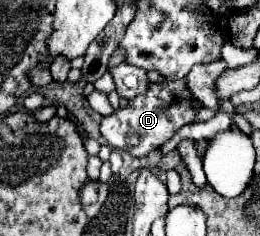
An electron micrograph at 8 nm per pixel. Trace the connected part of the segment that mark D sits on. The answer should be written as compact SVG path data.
M163 78L161 82L149 82L145 94L131 98L125 108L119 108L111 116L105 116L101 120L101 134L109 142L109 146L117 150L127 150L133 158L143 158L151 150L157 150L167 140L171 140L181 126L193 124L195 118L197 114L195 106L191 104L187 80Z

